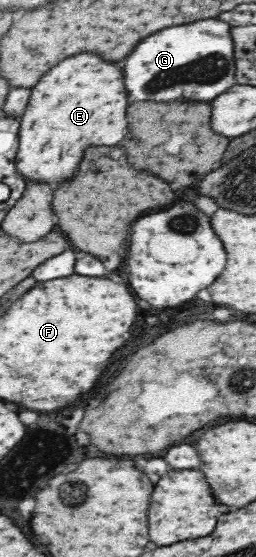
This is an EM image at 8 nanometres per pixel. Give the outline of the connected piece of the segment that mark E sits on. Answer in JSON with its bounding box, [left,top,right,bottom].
[17,52,130,188]

